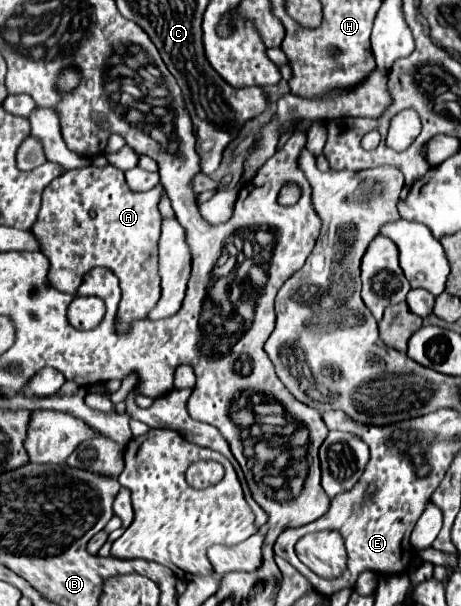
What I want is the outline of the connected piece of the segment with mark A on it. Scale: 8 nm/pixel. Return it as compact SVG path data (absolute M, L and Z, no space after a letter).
M86 166L82 170L68 170L60 178L52 180L42 194L42 208L34 224L34 234L42 242L42 252L50 260L48 280L56 290L74 294L82 284L86 272L96 266L112 270L120 278L122 300L116 314L116 332L124 334L130 330L132 322L148 318L148 312L156 306L160 298L160 276L158 276L158 238L160 238L160 202L162 186L148 192L132 192L124 180L124 172L114 166Z

